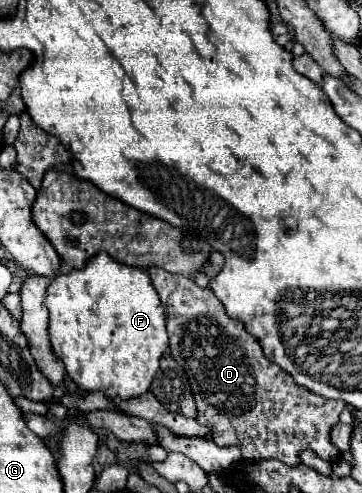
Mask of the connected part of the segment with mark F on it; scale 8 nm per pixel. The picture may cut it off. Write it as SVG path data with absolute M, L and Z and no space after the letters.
M98 253L82 269L60 273L46 289L44 307L50 313L48 335L56 357L66 365L70 379L84 391L102 391L106 397L132 399L148 391L160 357L168 349L164 327L164 307L150 281L148 271L114 261L108 253Z

